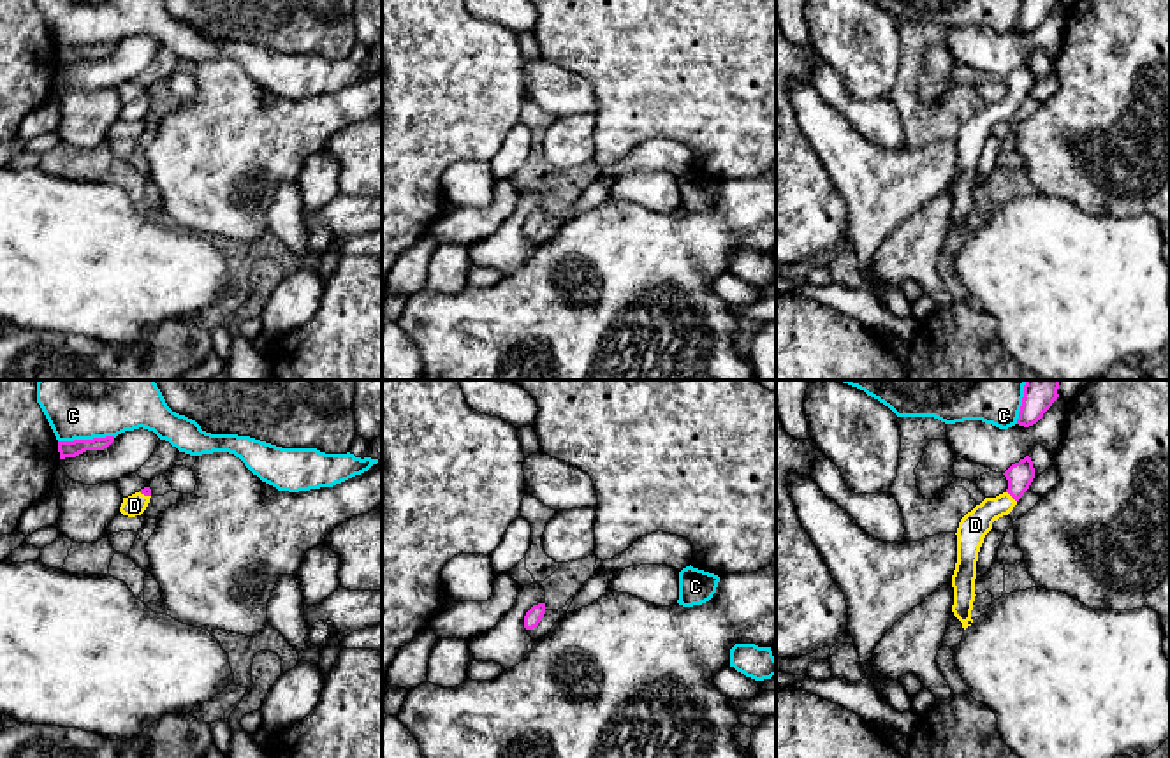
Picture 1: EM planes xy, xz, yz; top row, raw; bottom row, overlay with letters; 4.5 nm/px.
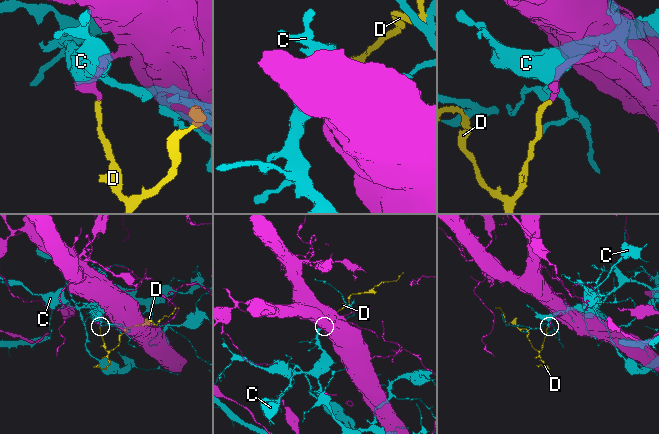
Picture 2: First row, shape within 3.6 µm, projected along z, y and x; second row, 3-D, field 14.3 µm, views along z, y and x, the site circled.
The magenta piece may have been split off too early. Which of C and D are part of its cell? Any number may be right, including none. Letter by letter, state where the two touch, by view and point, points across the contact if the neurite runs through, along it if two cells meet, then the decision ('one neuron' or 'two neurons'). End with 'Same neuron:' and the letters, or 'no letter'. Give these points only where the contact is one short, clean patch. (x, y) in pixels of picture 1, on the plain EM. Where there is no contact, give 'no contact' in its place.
C: contact xy (87, 46); two neurons
D: contact yz (1010, 101); way yz (1019, 81), (1017, 94), (1010, 101), (975, 131); one neuron
Same neuron: D

